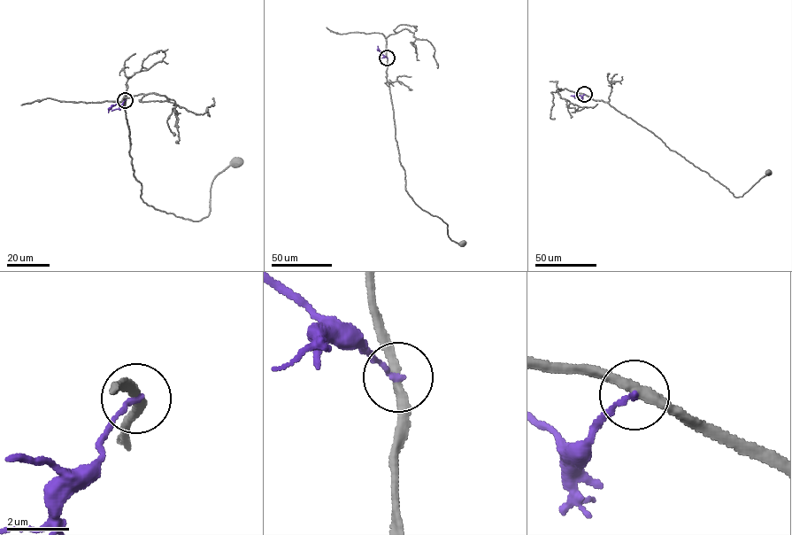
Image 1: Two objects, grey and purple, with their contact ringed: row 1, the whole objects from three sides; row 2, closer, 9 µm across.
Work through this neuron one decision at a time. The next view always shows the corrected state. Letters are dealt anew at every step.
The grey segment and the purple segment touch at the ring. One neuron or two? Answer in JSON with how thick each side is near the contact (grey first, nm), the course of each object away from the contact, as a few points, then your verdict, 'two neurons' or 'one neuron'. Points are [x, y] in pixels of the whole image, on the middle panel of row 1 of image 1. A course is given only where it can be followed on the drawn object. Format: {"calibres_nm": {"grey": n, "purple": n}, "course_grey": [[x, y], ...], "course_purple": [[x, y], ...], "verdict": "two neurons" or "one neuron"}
{"calibres_nm": {"grey": 300, "purple": 170}, "course_grey": [[387, 58], [387, 81], [399, 161], [404, 170], [405, 189], [422, 209], [446, 223], [448, 236], [463, 243]], "course_purple": [[387, 58], [377, 46]], "verdict": "two neurons"}

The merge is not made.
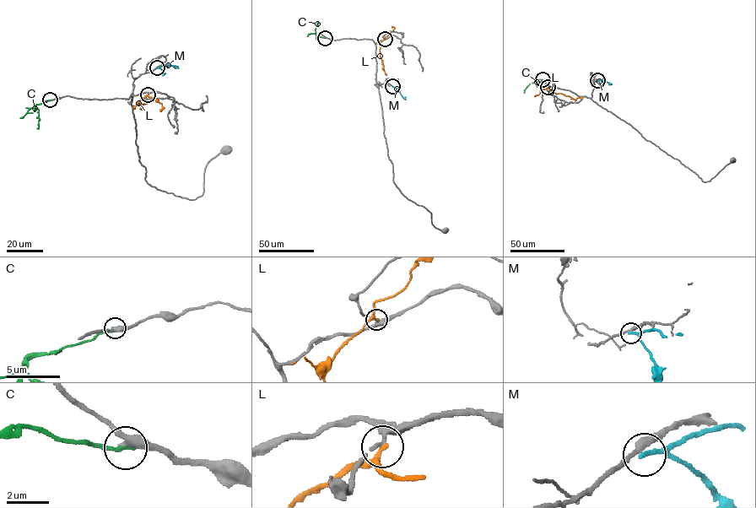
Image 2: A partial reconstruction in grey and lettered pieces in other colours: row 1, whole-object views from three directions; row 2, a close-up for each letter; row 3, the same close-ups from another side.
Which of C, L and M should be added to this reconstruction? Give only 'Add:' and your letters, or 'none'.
Add: none

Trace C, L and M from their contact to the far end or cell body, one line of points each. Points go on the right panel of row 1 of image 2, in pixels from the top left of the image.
C: (542, 79), (530, 83), (524, 93)
L: (548, 87), (556, 94), (573, 99), (582, 97)
M: (597, 80), (612, 83)

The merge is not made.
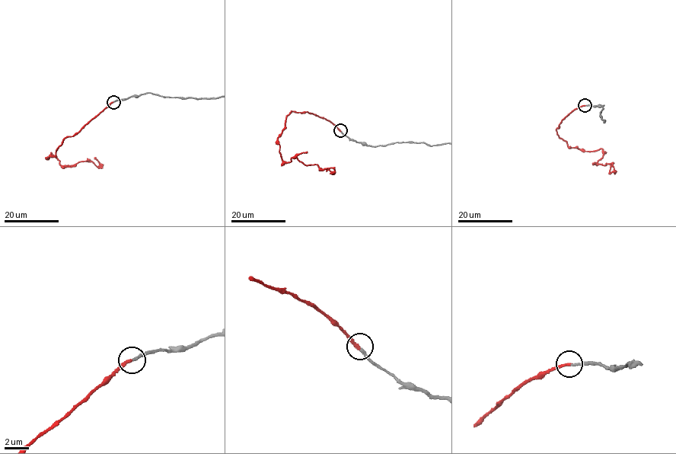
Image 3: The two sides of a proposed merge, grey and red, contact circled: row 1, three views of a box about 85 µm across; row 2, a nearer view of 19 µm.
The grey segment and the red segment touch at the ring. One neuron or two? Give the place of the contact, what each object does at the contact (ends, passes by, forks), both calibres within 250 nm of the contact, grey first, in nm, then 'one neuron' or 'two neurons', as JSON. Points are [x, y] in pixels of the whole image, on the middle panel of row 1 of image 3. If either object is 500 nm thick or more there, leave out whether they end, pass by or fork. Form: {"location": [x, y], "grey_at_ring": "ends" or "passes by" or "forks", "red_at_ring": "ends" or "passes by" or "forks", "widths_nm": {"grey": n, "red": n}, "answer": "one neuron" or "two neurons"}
{"location": [340, 130], "grey_at_ring": "ends", "red_at_ring": "ends", "widths_nm": {"grey": 180, "red": 240}, "answer": "one neuron"}

